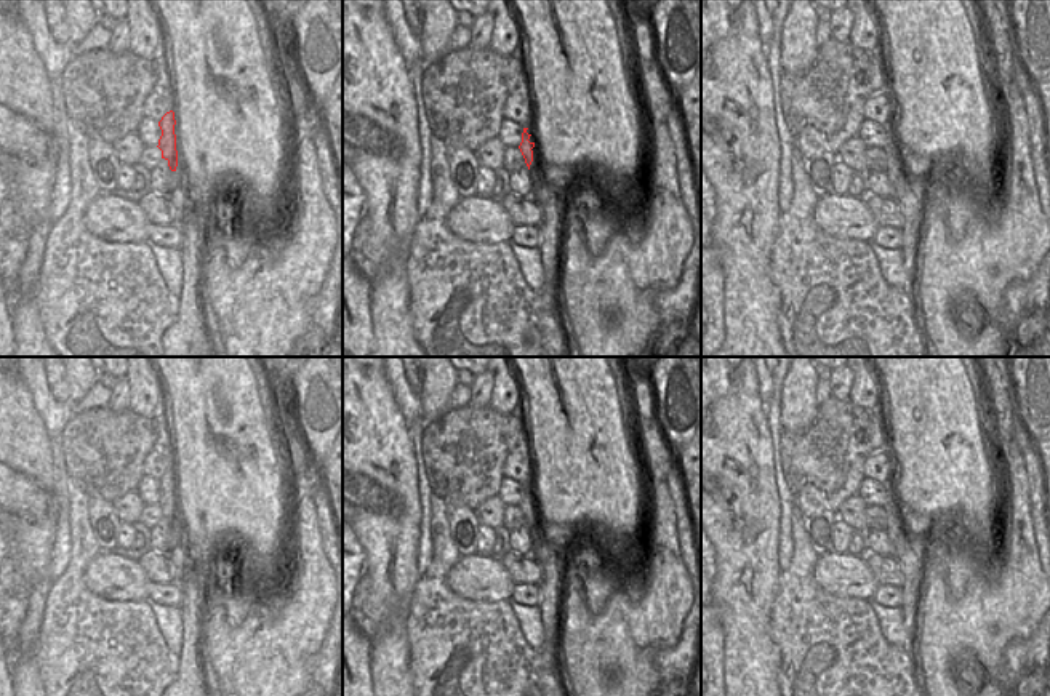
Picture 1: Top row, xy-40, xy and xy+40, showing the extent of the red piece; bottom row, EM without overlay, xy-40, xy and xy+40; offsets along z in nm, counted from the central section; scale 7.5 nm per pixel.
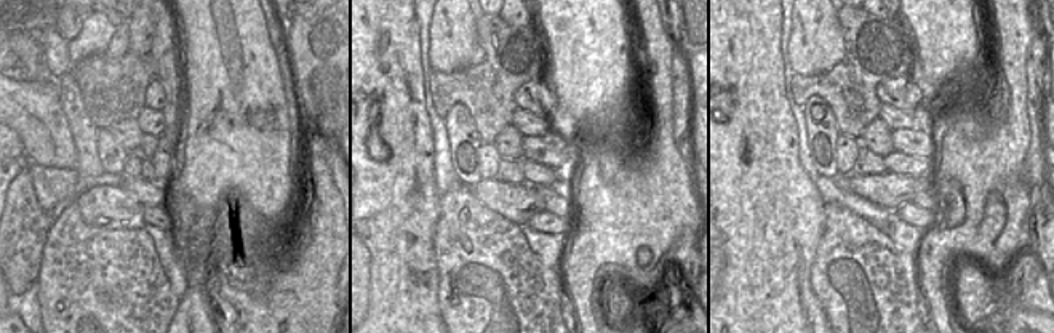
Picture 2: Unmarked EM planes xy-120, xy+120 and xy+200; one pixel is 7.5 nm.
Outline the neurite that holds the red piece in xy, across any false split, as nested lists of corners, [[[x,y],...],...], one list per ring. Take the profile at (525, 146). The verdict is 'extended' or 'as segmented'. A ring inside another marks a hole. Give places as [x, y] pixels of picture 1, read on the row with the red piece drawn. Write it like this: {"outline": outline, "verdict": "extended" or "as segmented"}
{"outline": [[[523,128],[519,149],[533,181],[533,194],[528,198],[535,200],[541,210],[541,222],[538,226],[541,238],[538,250],[541,251],[543,286],[538,293],[543,299],[543,309],[555,310],[555,282],[565,203],[562,202],[562,192],[546,179],[543,162],[535,142],[528,141],[531,134],[527,130]]], "verdict": "extended"}

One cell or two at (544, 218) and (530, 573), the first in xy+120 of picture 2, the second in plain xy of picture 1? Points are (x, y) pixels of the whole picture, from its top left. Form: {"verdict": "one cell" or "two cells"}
{"verdict": "two cells"}

